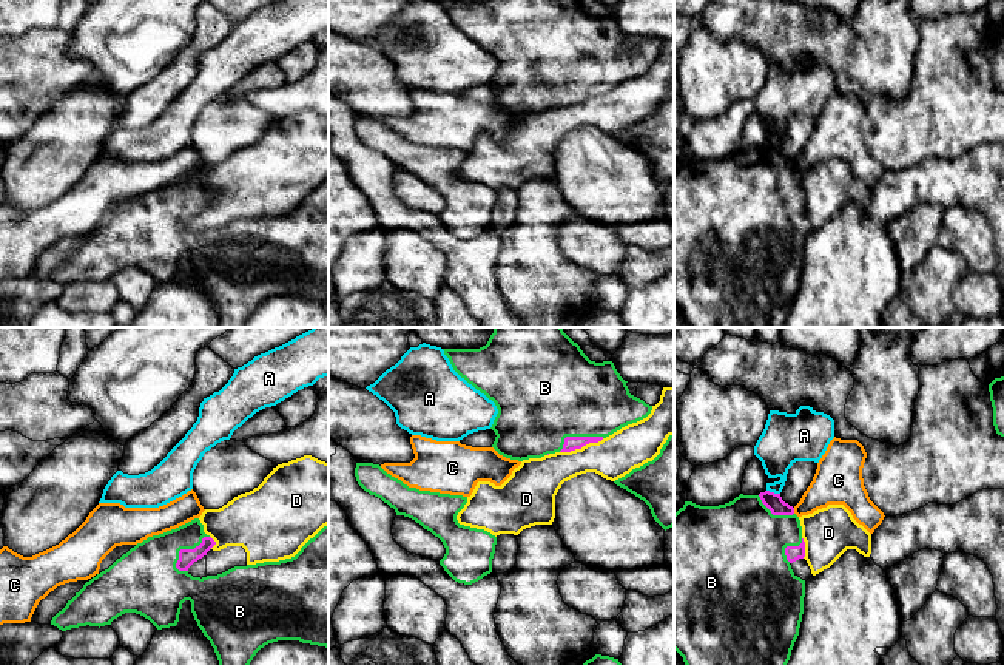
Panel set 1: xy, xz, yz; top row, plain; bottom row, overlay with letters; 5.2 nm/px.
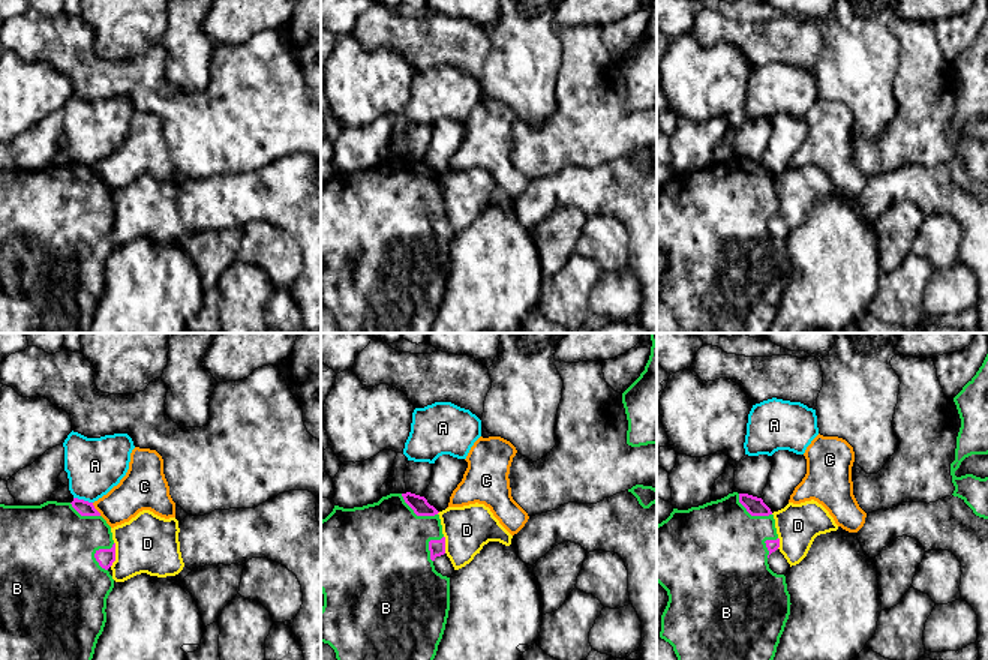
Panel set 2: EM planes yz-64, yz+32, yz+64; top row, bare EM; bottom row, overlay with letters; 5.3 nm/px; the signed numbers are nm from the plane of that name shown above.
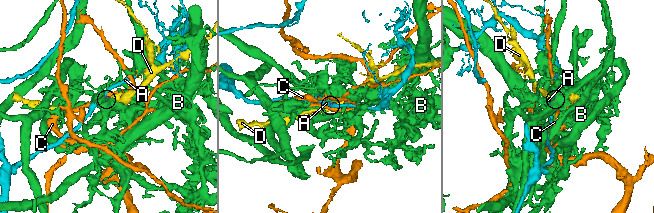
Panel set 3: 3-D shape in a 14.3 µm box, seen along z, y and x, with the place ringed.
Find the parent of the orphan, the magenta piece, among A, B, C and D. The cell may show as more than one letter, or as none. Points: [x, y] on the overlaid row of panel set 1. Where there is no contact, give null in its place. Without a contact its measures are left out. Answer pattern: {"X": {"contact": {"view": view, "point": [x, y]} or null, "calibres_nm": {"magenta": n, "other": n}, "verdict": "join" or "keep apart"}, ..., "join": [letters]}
{"A": {"contact": {"view": "yz", "point": [773, 492]}, "calibres_nm": {"magenta": 90, "other": 220}, "verdict": "keep apart"}, "B": {"contact": {"view": "xy", "point": [184, 550]}, "calibres_nm": {"magenta": 90, "other": 340}, "verdict": "keep apart"}, "C": {"contact": {"view": "yz", "point": [793, 511]}, "calibres_nm": {"magenta": 90, "other": 200}, "verdict": "keep apart"}, "D": {"contact": {"view": "xz", "point": [582, 446]}, "calibres_nm": {"magenta": 80, "other": 220}, "verdict": "join"}, "join": ["D"]}

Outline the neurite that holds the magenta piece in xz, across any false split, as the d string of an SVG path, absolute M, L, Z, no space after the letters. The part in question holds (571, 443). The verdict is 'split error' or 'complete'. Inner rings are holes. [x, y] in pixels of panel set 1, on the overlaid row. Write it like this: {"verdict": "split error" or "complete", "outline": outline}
{"verdict": "split error", "outline": "M663 387L660 401L652 406L646 418L628 424L606 438L566 437L560 452L523 460L501 486L478 481L457 520L460 525L484 529L495 537L500 534L518 535L523 529L535 525L552 525L555 495L564 481L586 472L595 472L606 480L615 481L632 469L652 461L669 435L674 435L674 387Z"}

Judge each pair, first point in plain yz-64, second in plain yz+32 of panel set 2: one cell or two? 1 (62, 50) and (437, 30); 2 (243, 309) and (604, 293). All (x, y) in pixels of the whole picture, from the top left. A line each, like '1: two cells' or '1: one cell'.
1: one cell
2: two cells

